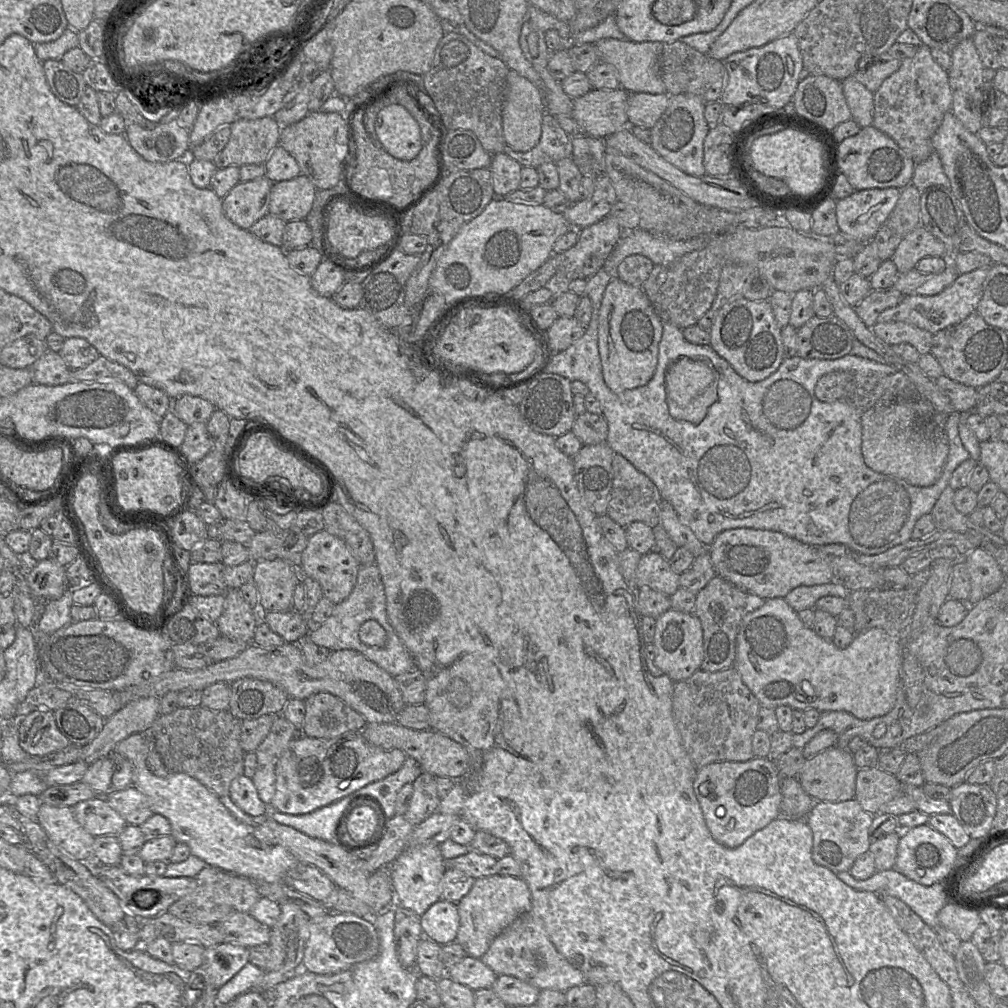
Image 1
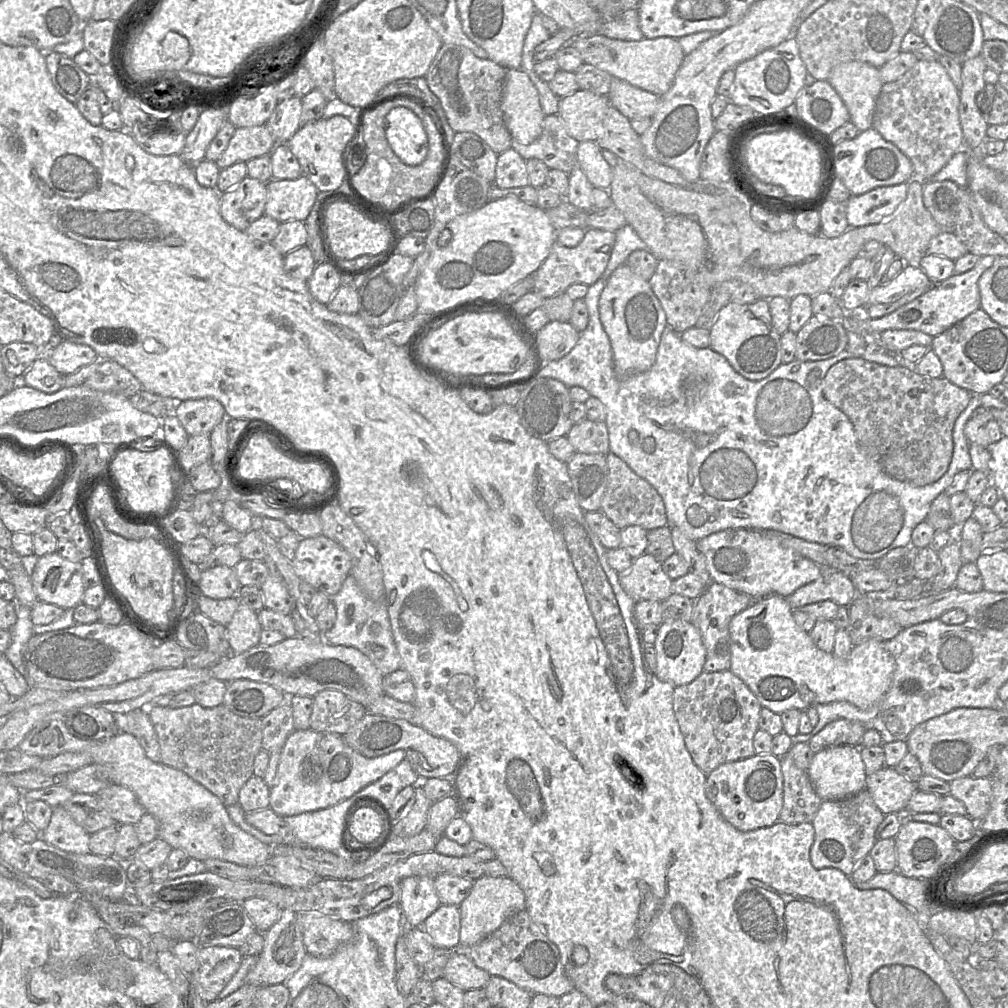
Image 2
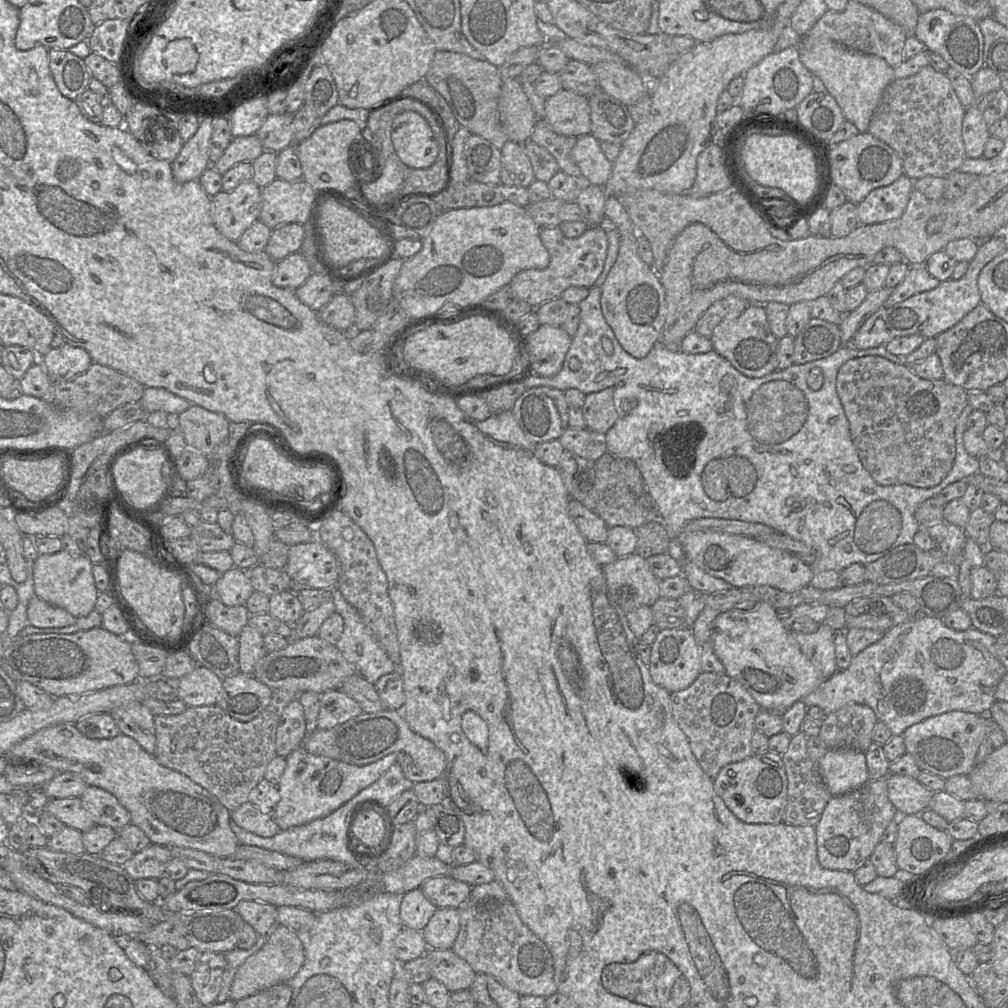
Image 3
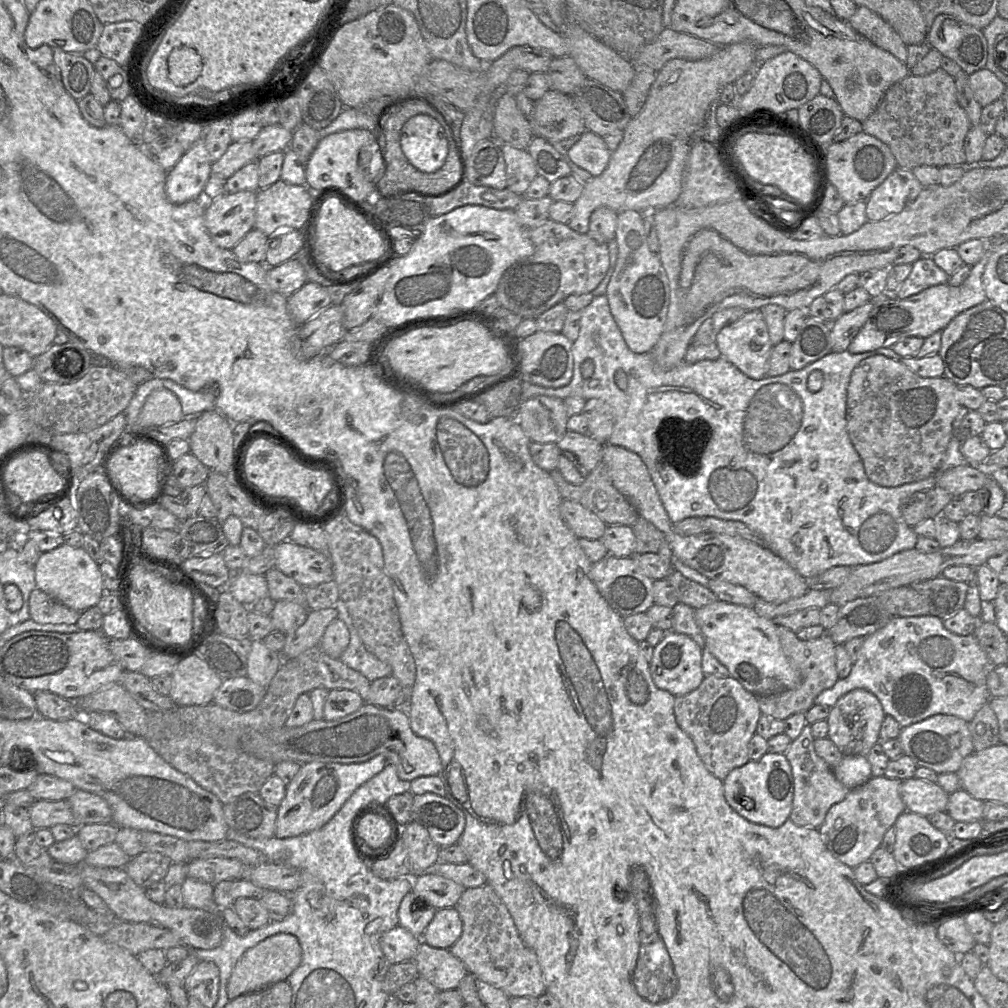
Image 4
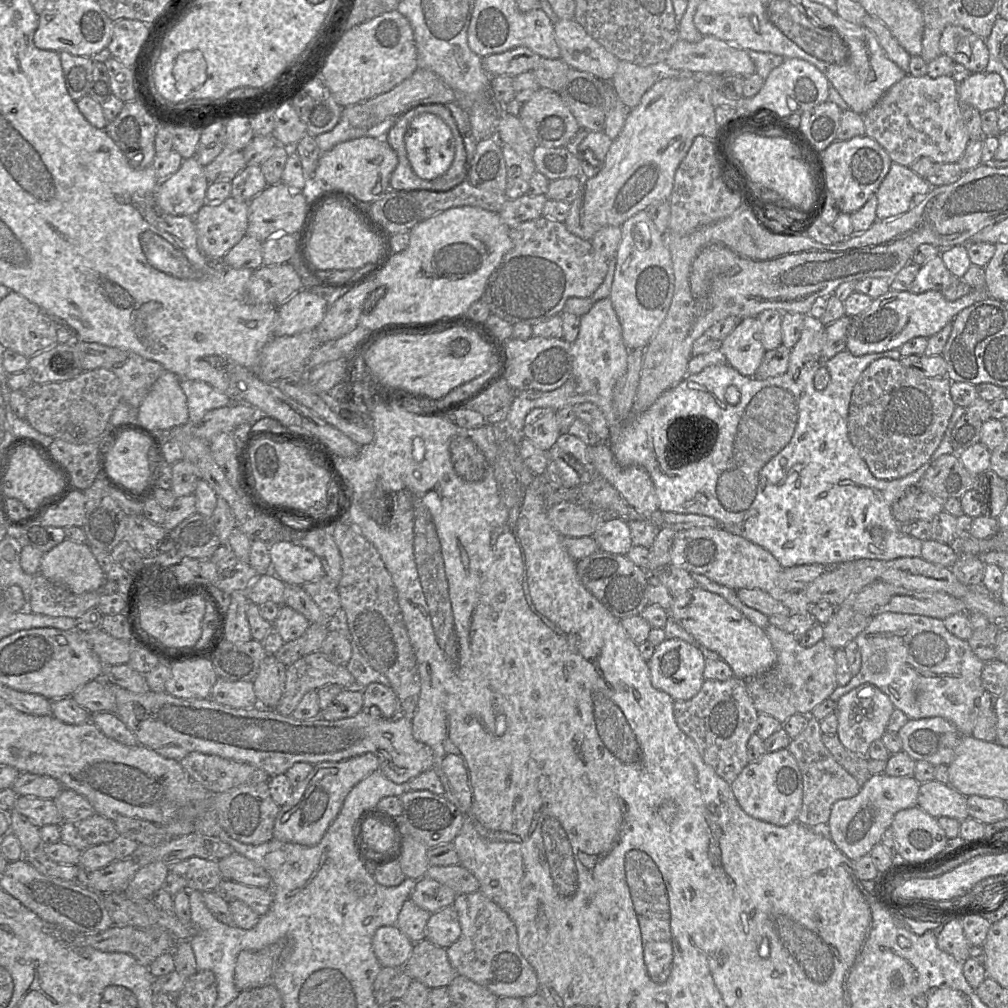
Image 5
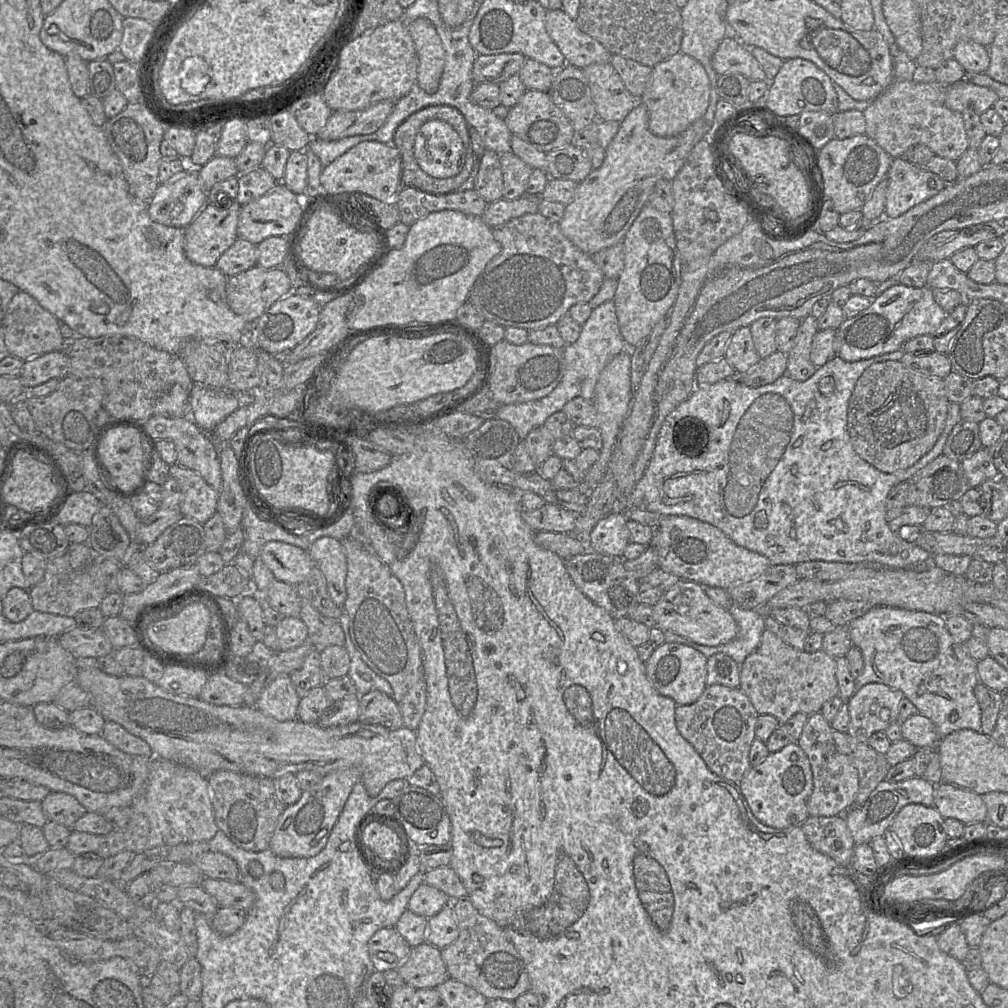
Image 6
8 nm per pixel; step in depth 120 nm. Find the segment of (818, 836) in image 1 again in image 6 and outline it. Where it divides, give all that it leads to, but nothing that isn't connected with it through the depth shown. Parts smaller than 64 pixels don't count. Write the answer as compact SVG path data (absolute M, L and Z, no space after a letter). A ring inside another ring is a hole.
M913 776L897 782L882 780L861 807L848 809L845 812L845 821L854 843L870 843L874 837L883 835L899 810L907 804L917 803L933 806L933 791L934 784L920 776Z

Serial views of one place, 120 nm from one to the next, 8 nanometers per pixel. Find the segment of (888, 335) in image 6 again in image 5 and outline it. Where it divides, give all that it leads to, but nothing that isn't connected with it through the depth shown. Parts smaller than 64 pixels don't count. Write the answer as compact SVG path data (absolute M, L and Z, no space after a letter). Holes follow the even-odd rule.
M985 287L973 288L968 294L955 301L948 301L942 292L935 290L914 294L890 289L873 299L866 311L856 317L850 317L846 350L854 356L862 356L900 348L916 337L929 338L937 334L947 323L952 322L960 311L988 297L990 296Z

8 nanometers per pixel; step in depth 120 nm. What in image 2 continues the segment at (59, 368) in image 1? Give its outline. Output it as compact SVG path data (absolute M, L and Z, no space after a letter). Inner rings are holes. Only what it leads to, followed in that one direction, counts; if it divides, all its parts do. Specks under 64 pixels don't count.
M41 355L18 383L24 383L44 393L54 393L64 388L64 376L49 362L47 356Z

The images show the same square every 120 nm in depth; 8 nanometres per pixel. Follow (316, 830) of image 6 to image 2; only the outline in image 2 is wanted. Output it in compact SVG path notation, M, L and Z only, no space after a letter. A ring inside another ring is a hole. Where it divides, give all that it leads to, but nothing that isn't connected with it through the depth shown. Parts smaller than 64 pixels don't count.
M294 730L281 750L277 774L270 787L269 808L281 817L328 808L377 781L404 758L404 750L368 758L350 748L337 733Z

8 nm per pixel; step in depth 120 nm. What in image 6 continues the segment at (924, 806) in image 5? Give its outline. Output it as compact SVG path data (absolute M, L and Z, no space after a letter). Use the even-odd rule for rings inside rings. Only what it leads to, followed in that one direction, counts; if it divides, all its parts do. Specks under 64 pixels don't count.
M944 782L934 784L933 806L943 818L954 818L963 824L985 822L987 809L981 796L954 784Z

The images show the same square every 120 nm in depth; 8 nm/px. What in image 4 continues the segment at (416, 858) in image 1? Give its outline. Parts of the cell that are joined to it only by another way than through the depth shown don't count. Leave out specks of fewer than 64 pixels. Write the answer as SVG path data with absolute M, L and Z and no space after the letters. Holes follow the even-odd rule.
M411 890L403 897L397 913L399 925L416 937L423 935L437 910L419 901Z

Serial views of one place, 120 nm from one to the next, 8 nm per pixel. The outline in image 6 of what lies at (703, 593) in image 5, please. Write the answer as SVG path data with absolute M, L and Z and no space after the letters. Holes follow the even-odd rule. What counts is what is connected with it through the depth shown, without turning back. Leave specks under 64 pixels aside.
M680 579L663 593L652 608L655 627L672 631L701 645L718 646L727 643L738 632L738 624L732 614L713 602L702 586L694 581Z

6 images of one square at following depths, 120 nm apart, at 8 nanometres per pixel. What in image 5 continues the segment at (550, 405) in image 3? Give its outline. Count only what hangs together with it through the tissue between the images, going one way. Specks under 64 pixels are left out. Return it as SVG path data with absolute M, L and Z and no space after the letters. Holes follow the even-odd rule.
M535 408L527 414L522 437L527 438L536 447L549 452L555 446L560 434L556 411L550 408Z

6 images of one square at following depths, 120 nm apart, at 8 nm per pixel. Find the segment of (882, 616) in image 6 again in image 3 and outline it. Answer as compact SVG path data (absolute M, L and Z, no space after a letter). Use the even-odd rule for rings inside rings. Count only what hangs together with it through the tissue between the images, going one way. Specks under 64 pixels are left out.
M913 616L912 619L887 630L879 641L853 656L848 668L838 670L824 680L802 701L807 707L820 707L826 715L848 703L865 704L874 710L878 721L884 722L893 735L902 735L911 725L945 712L964 711L989 715L990 708L997 701L997 686L1007 673L997 657L996 642L996 637L973 626L960 631L946 626L937 617Z

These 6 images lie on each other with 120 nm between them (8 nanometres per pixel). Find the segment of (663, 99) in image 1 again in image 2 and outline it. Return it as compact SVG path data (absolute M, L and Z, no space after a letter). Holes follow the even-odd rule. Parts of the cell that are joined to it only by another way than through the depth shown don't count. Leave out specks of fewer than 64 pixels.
M612 77L607 95L610 104L629 120L652 118L660 104L660 97Z

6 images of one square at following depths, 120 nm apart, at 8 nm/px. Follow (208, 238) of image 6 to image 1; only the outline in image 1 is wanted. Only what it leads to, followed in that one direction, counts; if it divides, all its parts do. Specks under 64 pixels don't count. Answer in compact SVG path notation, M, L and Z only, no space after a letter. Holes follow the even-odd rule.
M266 177L240 181L223 198L223 210L229 220L242 229L250 229L260 218L269 213L272 182Z

